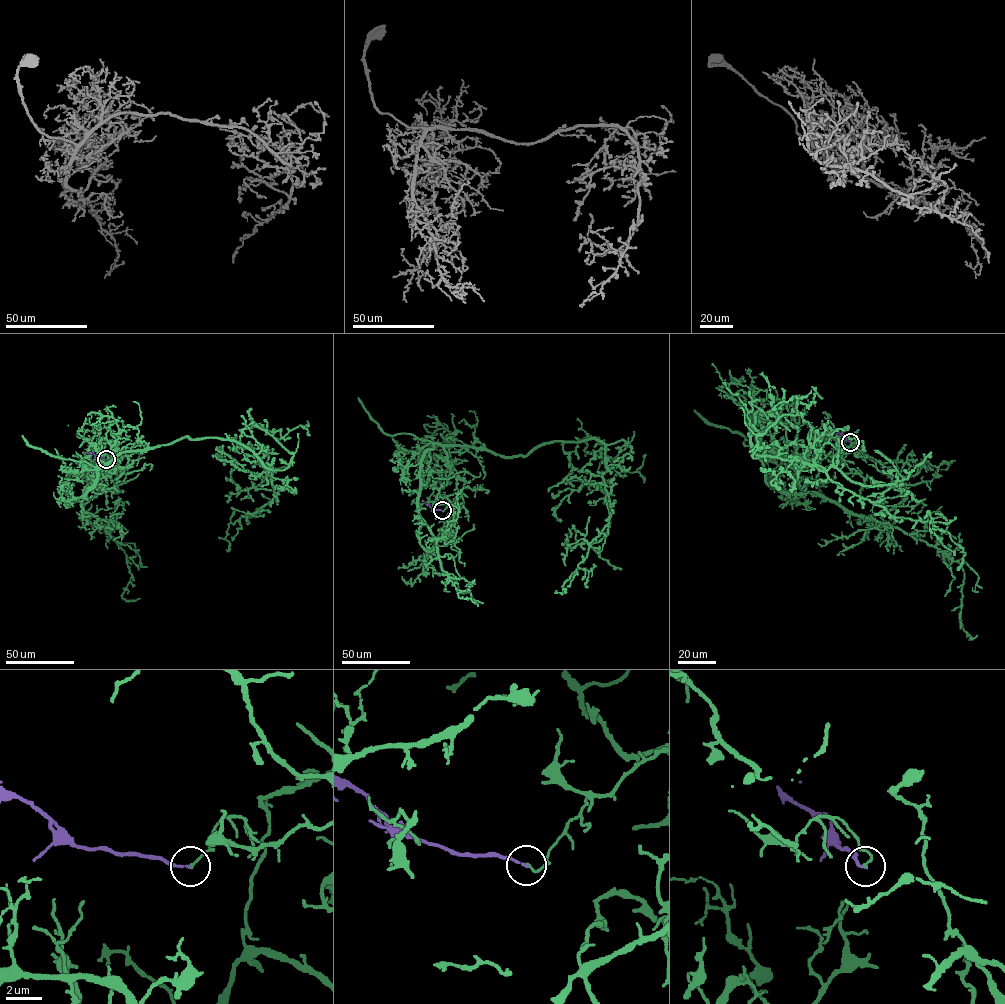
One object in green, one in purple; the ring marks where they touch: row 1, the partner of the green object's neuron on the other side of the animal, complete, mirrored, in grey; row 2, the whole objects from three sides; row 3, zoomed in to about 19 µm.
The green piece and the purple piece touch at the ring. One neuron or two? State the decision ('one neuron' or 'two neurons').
two neurons

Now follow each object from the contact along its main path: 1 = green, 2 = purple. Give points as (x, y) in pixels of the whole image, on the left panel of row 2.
1: (106, 458), (125, 455), (123, 468), (107, 464), (186, 436), (246, 445), (275, 496), (228, 524), (226, 549)
2: (106, 458), (86, 453)

